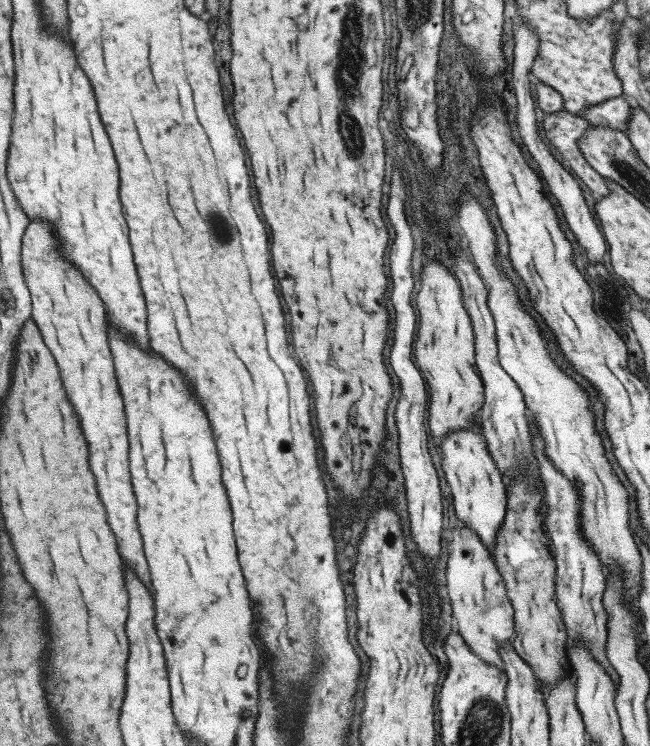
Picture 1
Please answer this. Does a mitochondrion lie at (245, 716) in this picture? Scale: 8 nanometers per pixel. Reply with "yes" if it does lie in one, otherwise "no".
yes

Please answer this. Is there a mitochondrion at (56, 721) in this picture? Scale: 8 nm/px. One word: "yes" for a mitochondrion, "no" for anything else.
no

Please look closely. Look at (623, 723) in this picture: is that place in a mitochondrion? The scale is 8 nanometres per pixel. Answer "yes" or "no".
no

